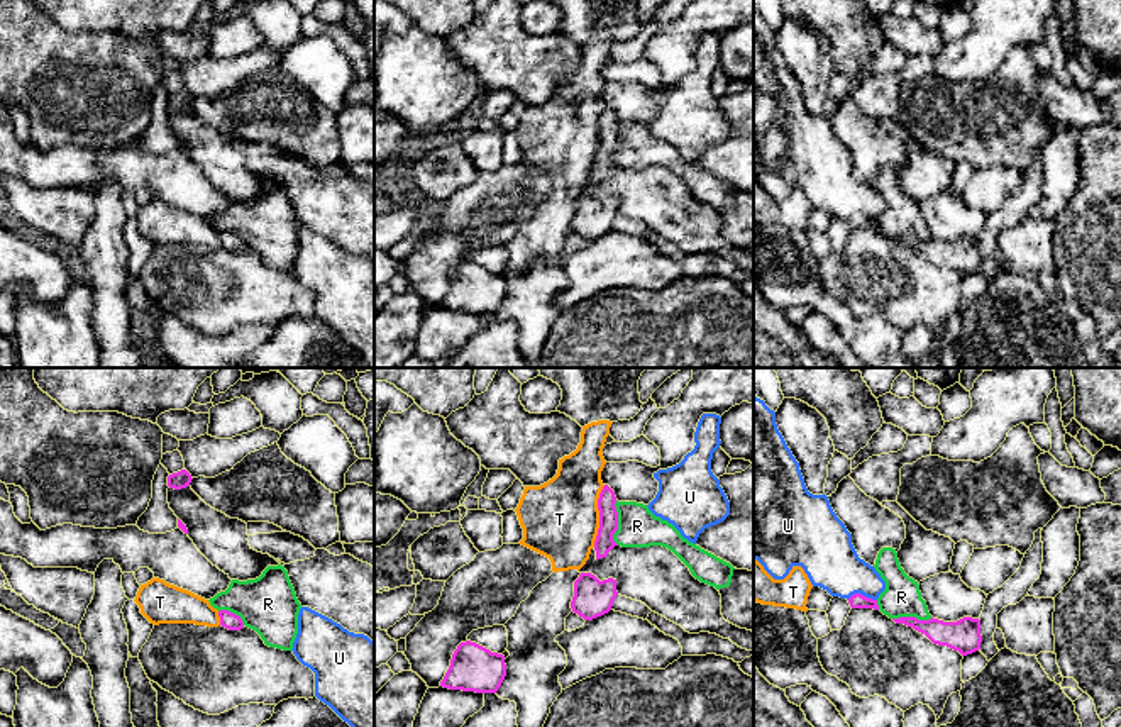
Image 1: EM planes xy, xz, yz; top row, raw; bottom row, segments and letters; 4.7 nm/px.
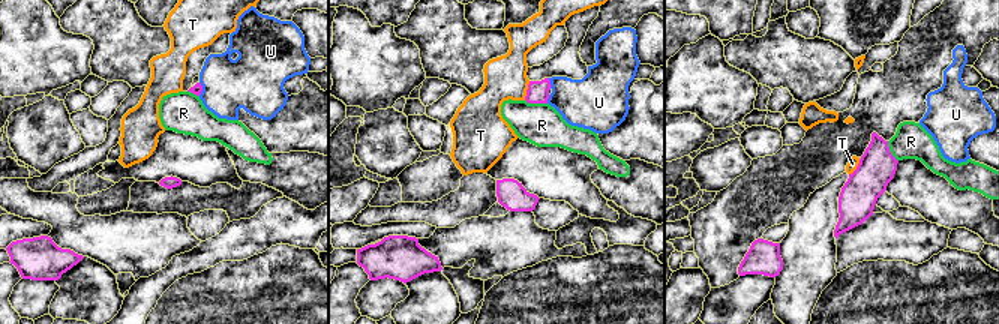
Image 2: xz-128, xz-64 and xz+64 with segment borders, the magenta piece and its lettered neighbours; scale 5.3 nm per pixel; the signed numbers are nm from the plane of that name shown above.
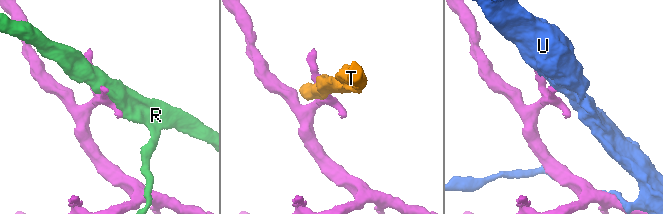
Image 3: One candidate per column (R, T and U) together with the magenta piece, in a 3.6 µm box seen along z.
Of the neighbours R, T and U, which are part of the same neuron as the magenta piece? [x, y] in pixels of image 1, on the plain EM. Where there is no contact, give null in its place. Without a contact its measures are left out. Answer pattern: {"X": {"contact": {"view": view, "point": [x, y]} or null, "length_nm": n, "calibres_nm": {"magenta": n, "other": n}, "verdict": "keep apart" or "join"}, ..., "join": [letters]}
{"R": {"contact": {"view": "xz", "point": [617, 143]}, "length_nm": 220, "calibres_nm": {"magenta": 100, "other": 190}, "verdict": "keep apart"}, "T": {"contact": {"view": "xz", "point": [600, 136]}, "length_nm": 300, "calibres_nm": {"magenta": 100, "other": 360}, "verdict": "keep apart"}, "U": {"contact": {"view": "yz", "point": [862, 216]}, "length_nm": 140, "calibres_nm": {"magenta": 70, "other": 260}, "verdict": "keep apart"}, "join": []}

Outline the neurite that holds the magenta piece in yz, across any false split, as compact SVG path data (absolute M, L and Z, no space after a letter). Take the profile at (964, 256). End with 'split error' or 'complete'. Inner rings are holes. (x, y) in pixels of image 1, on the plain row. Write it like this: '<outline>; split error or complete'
M916 237L892 239L896 244L904 244L925 254L933 264L947 266L958 271L962 276L980 269L980 241L964 237L957 242L943 242L938 239L918 241Z; complete

